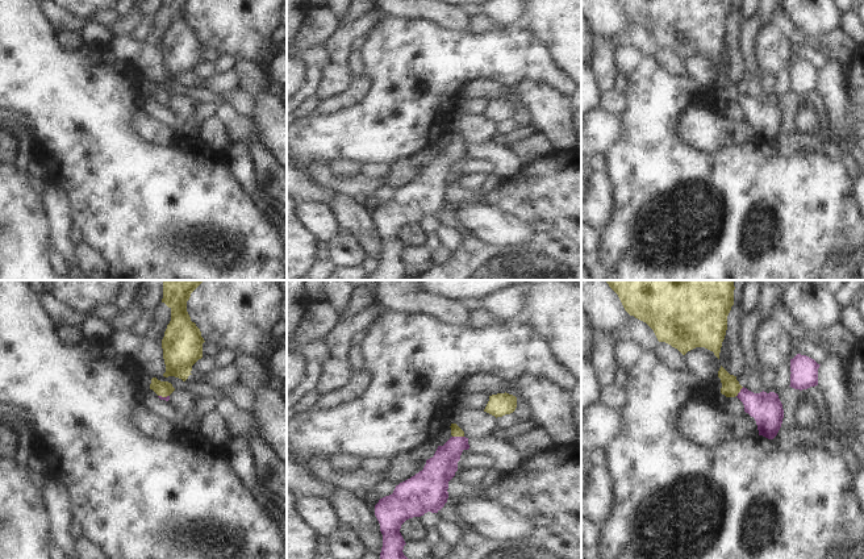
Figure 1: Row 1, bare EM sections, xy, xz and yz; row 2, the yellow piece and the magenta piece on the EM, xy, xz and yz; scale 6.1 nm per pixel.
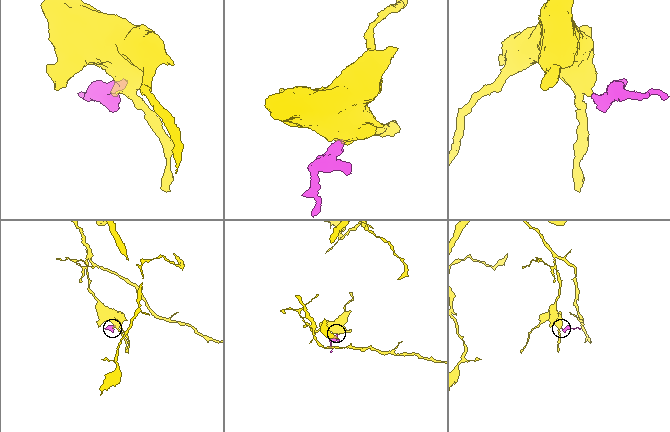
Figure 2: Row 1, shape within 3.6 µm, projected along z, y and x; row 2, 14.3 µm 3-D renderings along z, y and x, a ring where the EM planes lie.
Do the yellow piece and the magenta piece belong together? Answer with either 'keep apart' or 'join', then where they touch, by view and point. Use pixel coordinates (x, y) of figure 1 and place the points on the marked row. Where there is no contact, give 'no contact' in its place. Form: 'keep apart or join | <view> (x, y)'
join | xz (458, 436)

